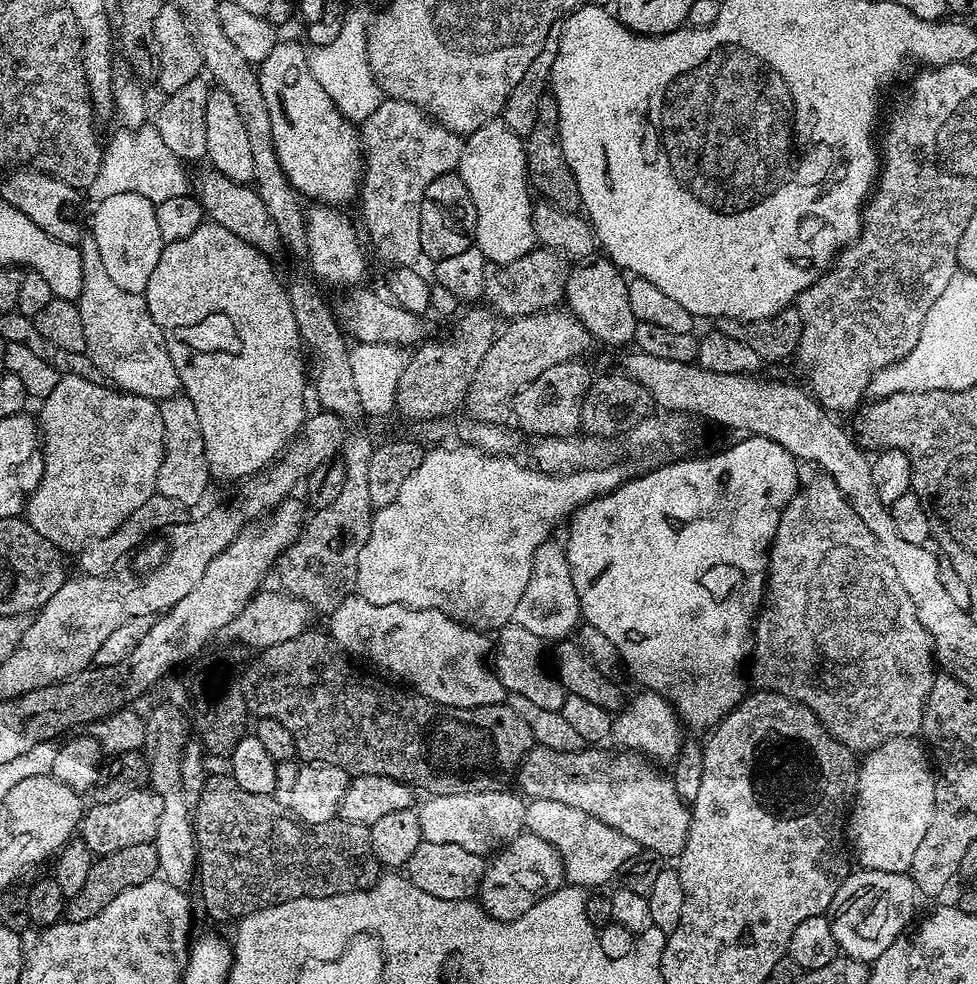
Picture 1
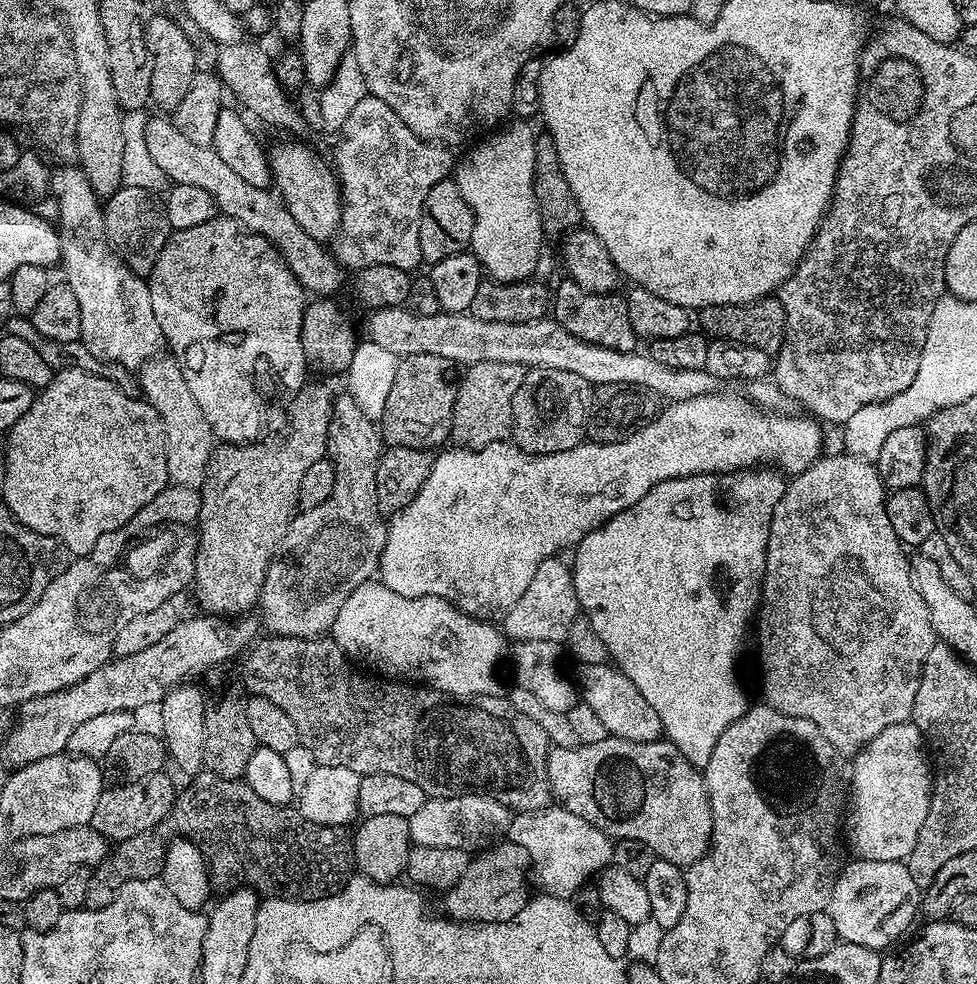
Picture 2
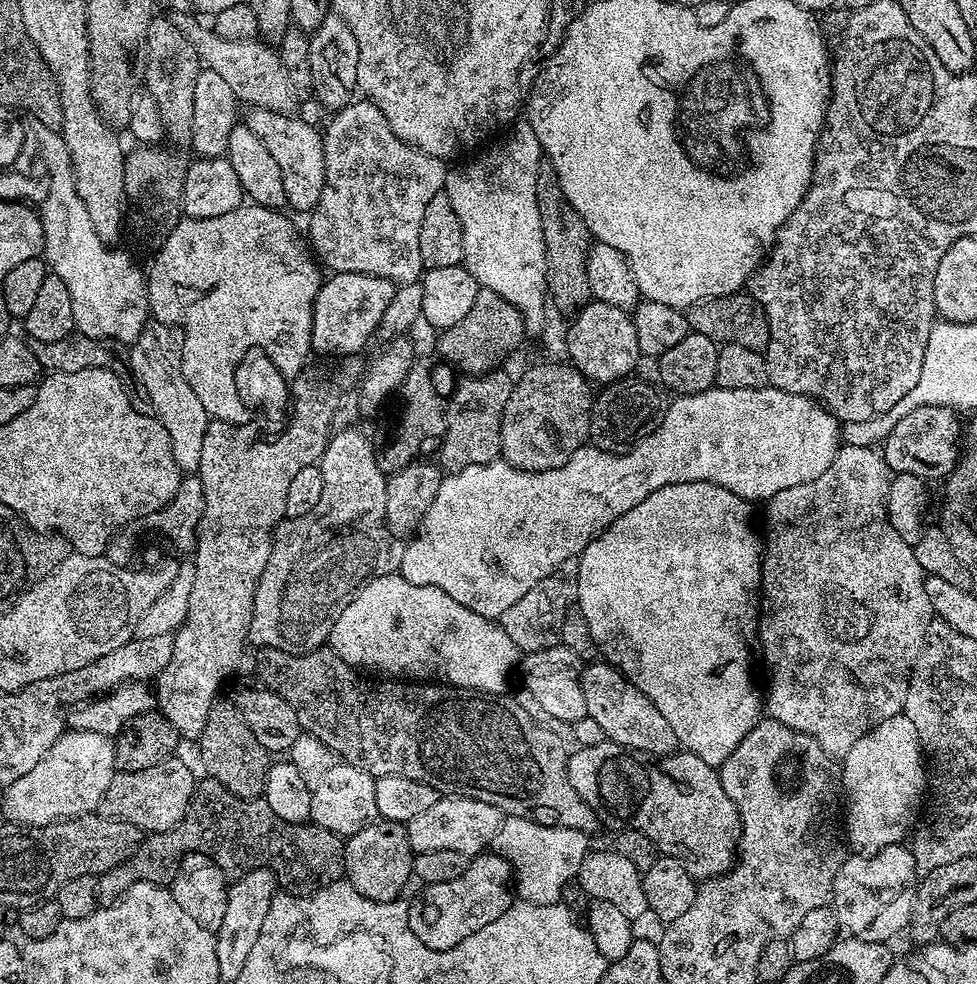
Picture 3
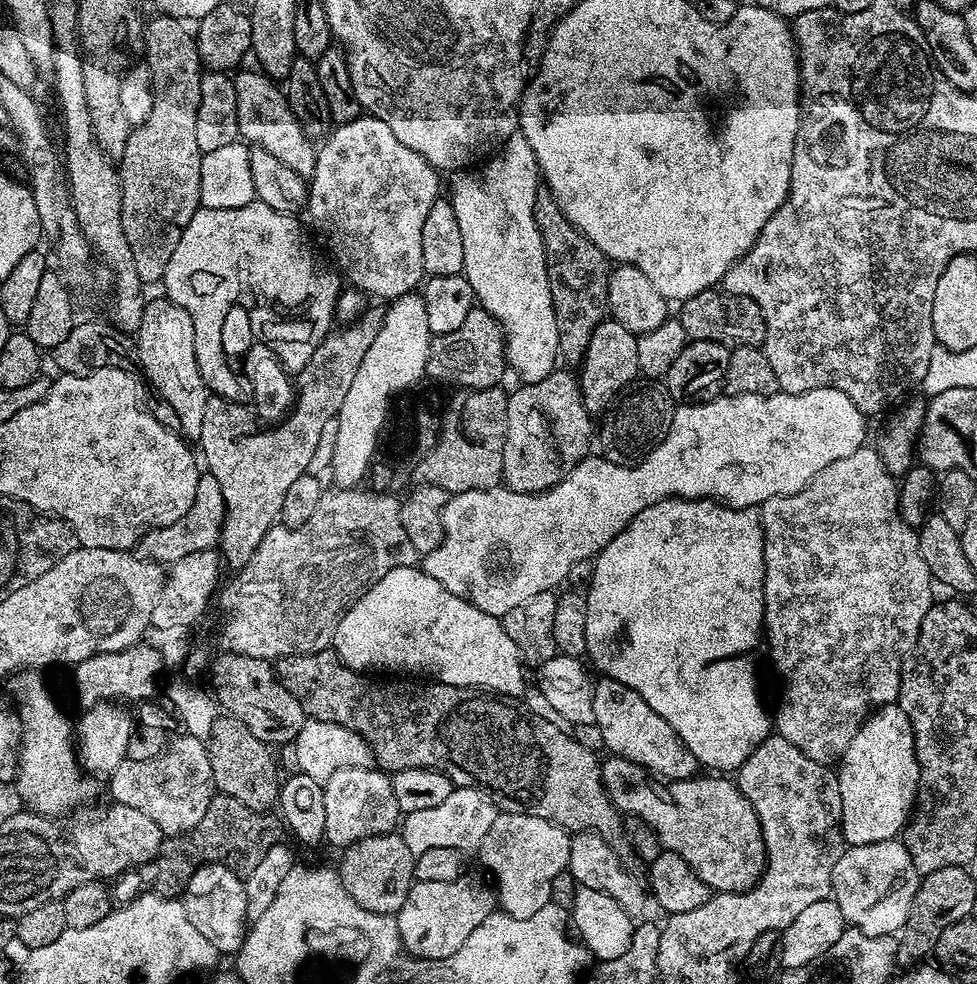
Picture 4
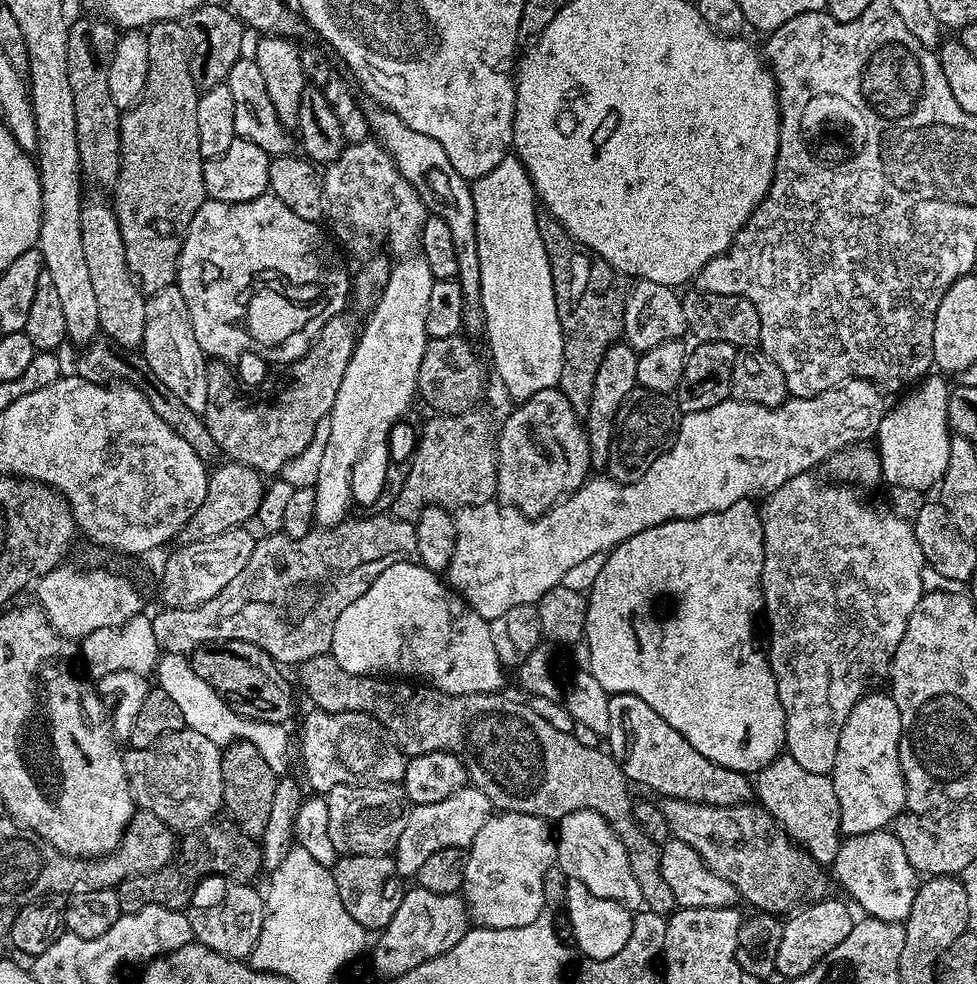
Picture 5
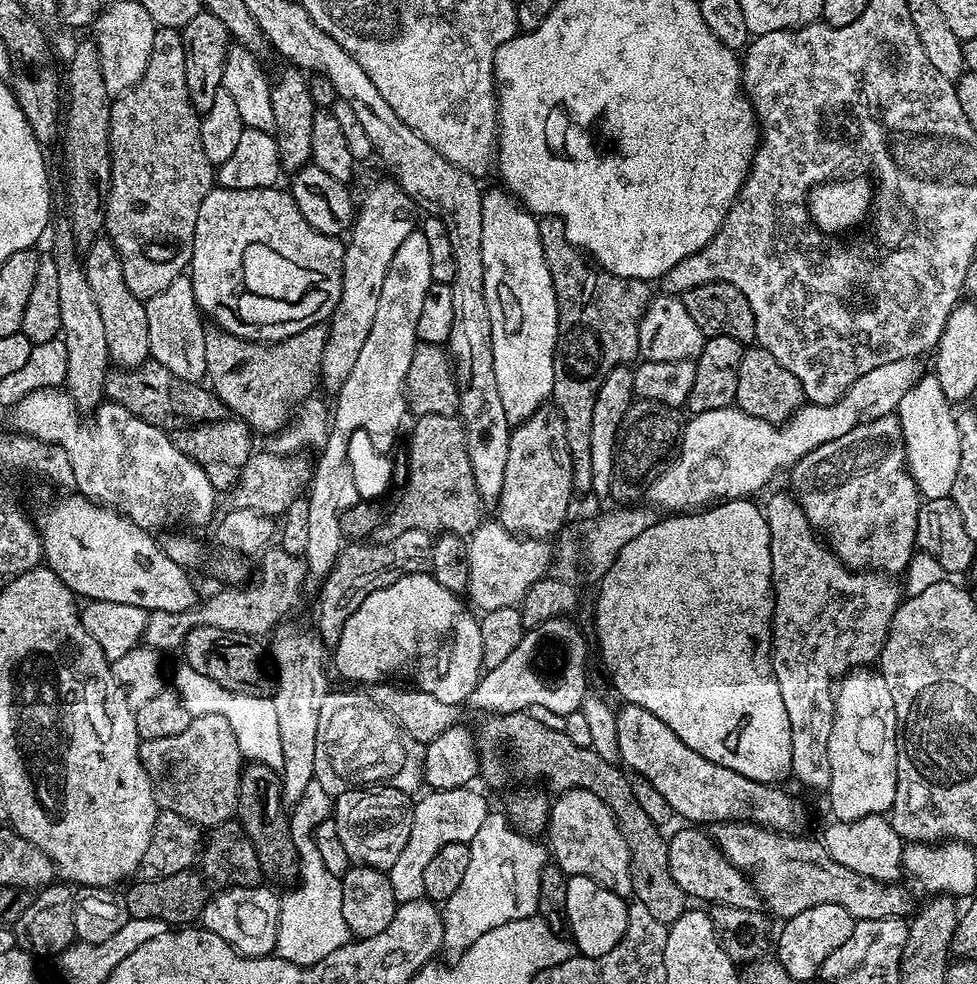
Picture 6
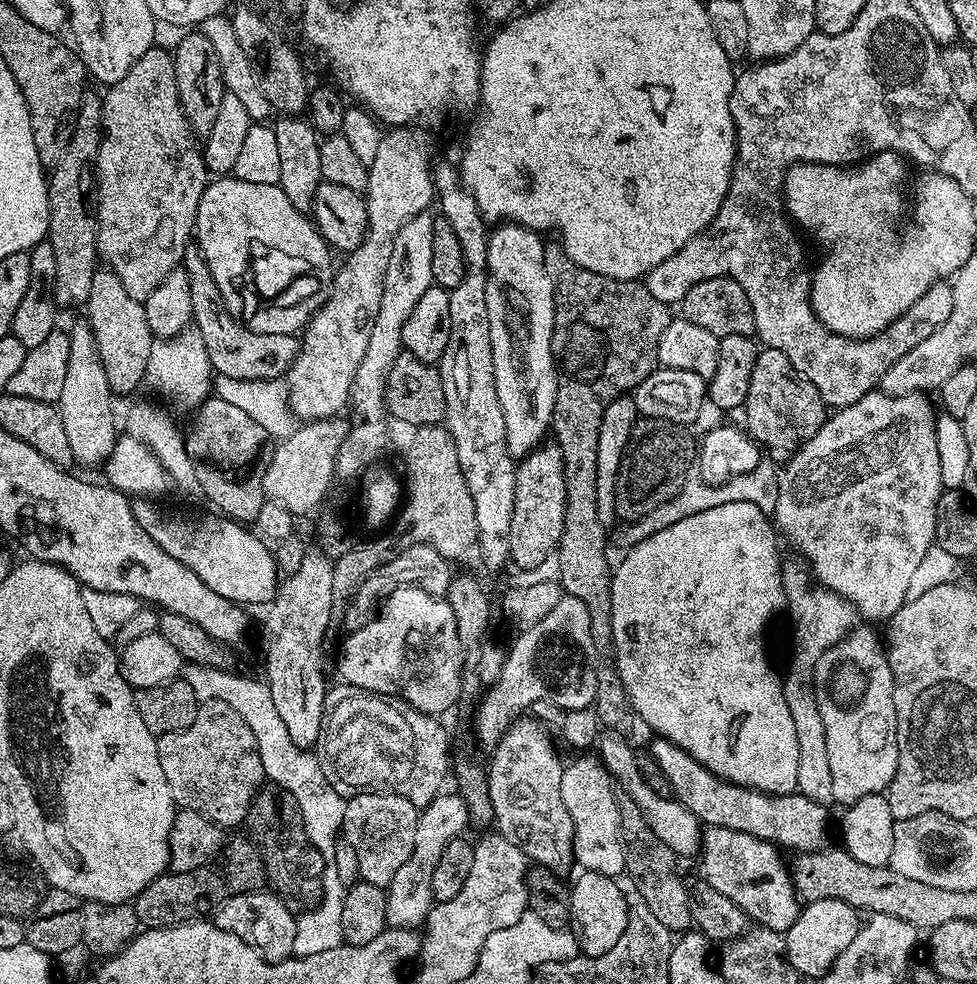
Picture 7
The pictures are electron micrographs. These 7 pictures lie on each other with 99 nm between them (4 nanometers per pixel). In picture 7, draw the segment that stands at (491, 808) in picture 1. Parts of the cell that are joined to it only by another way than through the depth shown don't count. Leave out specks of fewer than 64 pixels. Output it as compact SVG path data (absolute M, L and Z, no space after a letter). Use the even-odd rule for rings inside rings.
M441 794L435 796L422 809L418 818L418 826L414 830L414 848L410 850L410 858L402 862L402 867L390 878L387 886L386 918L389 928L419 929L428 919L428 911L432 909L432 883L434 869L438 867L438 858L442 858L442 850L451 840L461 835L463 828L469 827L466 802L460 795Z

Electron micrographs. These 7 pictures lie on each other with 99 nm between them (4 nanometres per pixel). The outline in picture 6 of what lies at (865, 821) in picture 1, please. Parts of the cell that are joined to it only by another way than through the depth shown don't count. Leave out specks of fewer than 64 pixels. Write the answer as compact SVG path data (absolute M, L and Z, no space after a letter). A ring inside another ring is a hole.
M865 666L839 681L835 689L836 713L830 730L832 781L826 790L832 820L854 822L858 818L887 813L896 789L896 742L898 721L894 698L886 678ZM841 683L841 684L840 684Z

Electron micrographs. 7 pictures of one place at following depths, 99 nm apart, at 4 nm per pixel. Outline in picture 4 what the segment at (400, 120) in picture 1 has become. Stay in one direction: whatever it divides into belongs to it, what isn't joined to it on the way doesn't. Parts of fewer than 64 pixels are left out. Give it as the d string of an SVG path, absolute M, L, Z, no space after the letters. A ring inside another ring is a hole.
M362 114L354 122L336 124L327 133L327 138L324 145L319 145L314 174L308 185L306 213L310 228L312 223L311 231L316 231L324 239L329 252L327 255L351 287L359 288L369 297L377 296L384 300L380 302L391 302L408 292L417 291L425 279L422 222L426 222L430 206L434 206L441 195L441 173L426 162L422 154L410 150L410 146L402 146L402 142L394 138L392 127L376 116Z

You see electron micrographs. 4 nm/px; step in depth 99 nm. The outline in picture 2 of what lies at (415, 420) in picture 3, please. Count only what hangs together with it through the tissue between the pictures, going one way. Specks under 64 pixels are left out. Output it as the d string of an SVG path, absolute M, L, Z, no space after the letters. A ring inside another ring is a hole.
M434 354L399 357L384 413L378 421L383 443L394 448L413 448L423 452L439 449L444 446L439 444L449 443L457 387L458 368L451 360L438 358Z

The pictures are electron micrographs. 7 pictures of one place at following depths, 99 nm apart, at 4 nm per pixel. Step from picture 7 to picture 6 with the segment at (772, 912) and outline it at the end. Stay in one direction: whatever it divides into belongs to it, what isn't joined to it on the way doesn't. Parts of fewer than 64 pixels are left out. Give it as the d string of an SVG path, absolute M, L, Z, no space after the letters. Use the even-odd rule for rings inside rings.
M680 826L673 836L667 837L670 874L682 886L685 897L709 900L709 905L729 904L732 907L759 909L762 901L751 880L722 854L711 835L700 826Z

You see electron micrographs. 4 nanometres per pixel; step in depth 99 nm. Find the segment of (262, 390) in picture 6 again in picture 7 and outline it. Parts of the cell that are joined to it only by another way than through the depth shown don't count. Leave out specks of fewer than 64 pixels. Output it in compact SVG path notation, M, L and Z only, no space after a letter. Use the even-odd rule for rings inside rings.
M190 246L184 252L182 261L184 273L190 278L190 306L192 307L192 324L205 342L206 354L209 355L211 371L231 378L250 380L274 380L283 377L295 362L302 344L293 334L258 334L250 330L226 306L222 298L222 290L218 290L218 282L214 282L214 274L210 274L210 266L199 247Z

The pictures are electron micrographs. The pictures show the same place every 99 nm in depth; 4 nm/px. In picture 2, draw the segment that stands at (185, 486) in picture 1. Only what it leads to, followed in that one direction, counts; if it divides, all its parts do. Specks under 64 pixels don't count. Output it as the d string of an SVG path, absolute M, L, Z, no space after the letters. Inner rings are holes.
M158 355L138 369L138 376L140 388L144 391L141 392L143 399L147 400L150 406L154 406L154 410L158 410L158 418L164 427L169 481L198 490L206 478L206 466L212 457L214 435L210 422L206 422L201 408L198 407L198 402L194 402L194 394L190 394L186 386L186 378L179 362L175 355Z

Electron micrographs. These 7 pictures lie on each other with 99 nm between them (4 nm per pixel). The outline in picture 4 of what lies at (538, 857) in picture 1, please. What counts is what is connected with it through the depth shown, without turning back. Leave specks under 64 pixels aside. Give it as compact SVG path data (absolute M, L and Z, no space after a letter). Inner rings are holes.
M467 874L454 880L416 880L406 894L406 902L395 913L396 934L404 943L404 951L413 958L441 960L450 958L454 950L462 950L462 942L498 908L493 885L485 880L475 880Z

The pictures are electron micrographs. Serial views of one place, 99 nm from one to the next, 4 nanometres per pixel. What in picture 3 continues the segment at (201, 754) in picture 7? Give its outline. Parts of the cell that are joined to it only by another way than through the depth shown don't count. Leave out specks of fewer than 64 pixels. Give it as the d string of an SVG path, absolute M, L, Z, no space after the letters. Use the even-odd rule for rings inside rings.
M177 758L160 760L158 766L150 766L150 770L134 770L133 772L117 771L112 777L110 786L106 790L102 804L109 817L117 820L125 820L127 824L133 824L141 833L165 832L173 828L186 814L186 810L192 801L192 795L196 792L197 777L192 777L192 772Z

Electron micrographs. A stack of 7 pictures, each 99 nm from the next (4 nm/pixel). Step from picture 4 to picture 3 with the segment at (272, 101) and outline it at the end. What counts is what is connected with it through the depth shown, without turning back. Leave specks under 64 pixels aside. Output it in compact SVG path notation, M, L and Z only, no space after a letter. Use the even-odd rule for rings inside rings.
M253 107L246 117L246 123L262 142L266 142L266 150L270 150L270 158L278 162L278 170L282 170L282 188L286 190L286 204L290 209L307 213L316 207L318 198L322 198L322 186L326 178L326 162L324 161L324 137L321 129L299 120L296 114L275 112L272 109Z

